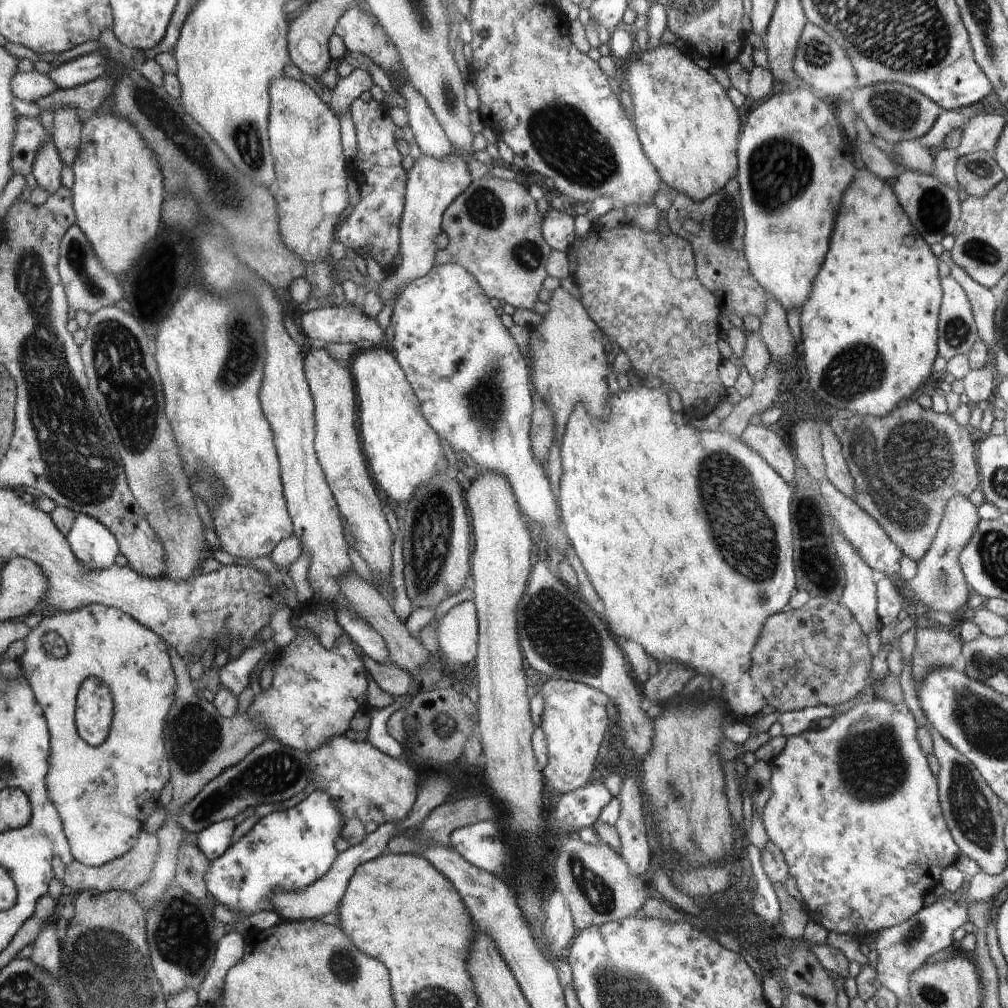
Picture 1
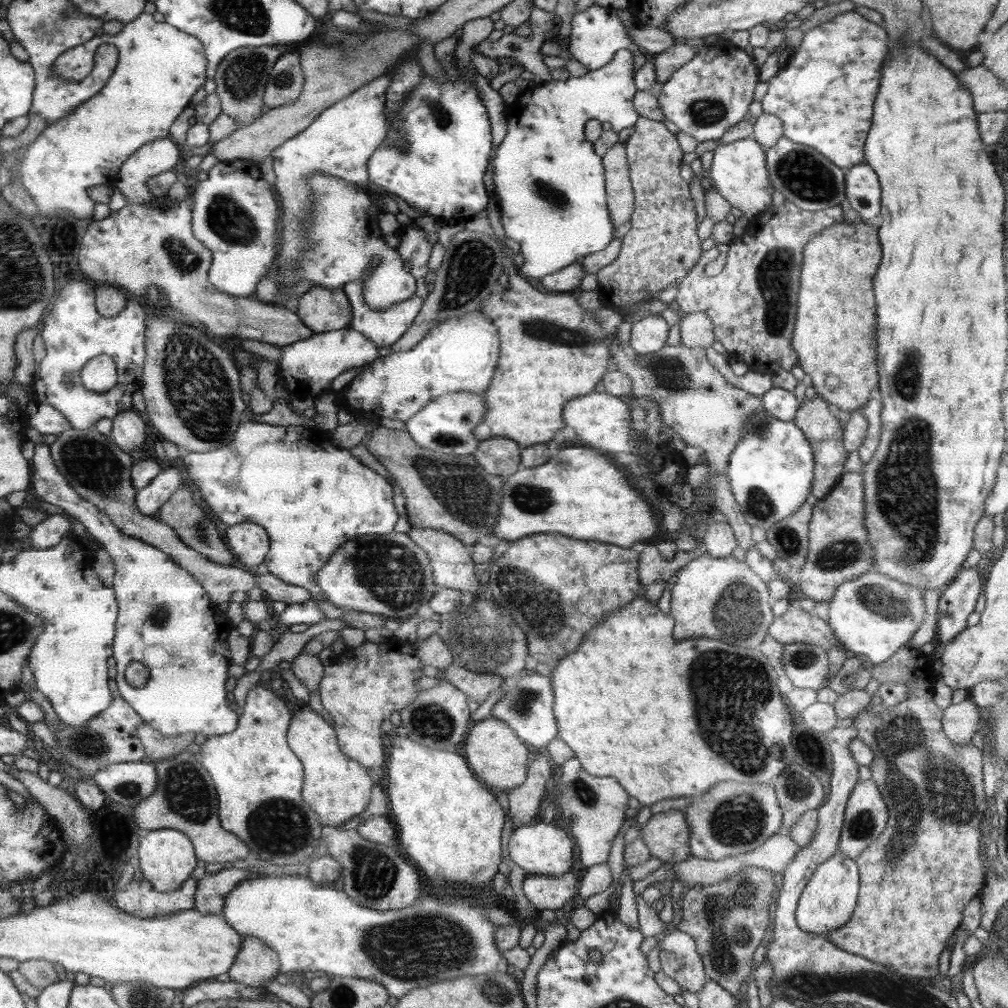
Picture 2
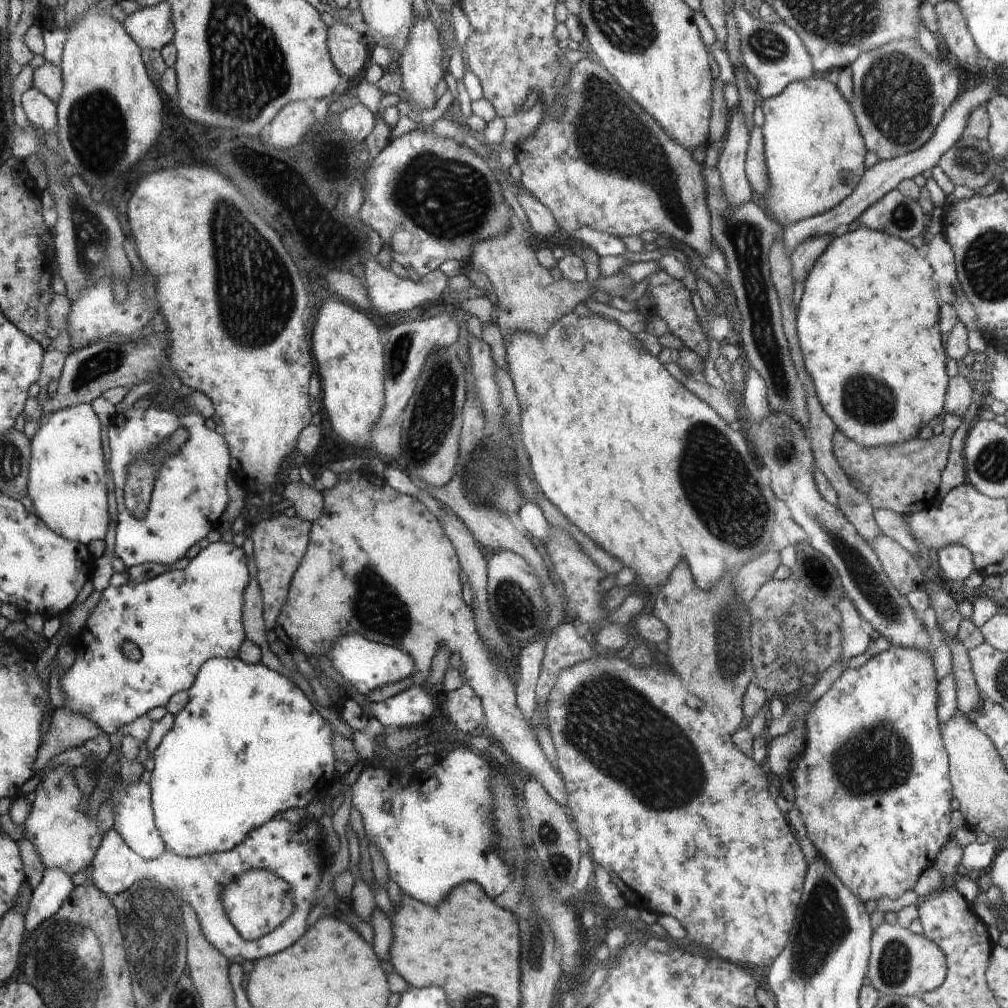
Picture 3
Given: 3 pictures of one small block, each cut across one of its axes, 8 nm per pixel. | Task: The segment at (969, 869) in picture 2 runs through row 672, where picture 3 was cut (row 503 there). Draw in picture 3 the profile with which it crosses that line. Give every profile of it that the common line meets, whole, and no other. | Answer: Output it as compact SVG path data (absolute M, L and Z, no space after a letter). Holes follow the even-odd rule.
M946 413L943 422L944 432L940 436L933 435L928 440L915 437L896 446L876 448L864 448L836 430L833 435L832 452L841 470L854 486L870 487L868 498L874 510L886 509L908 515L936 504L941 474L948 464L951 439L962 422L963 418L955 413Z

